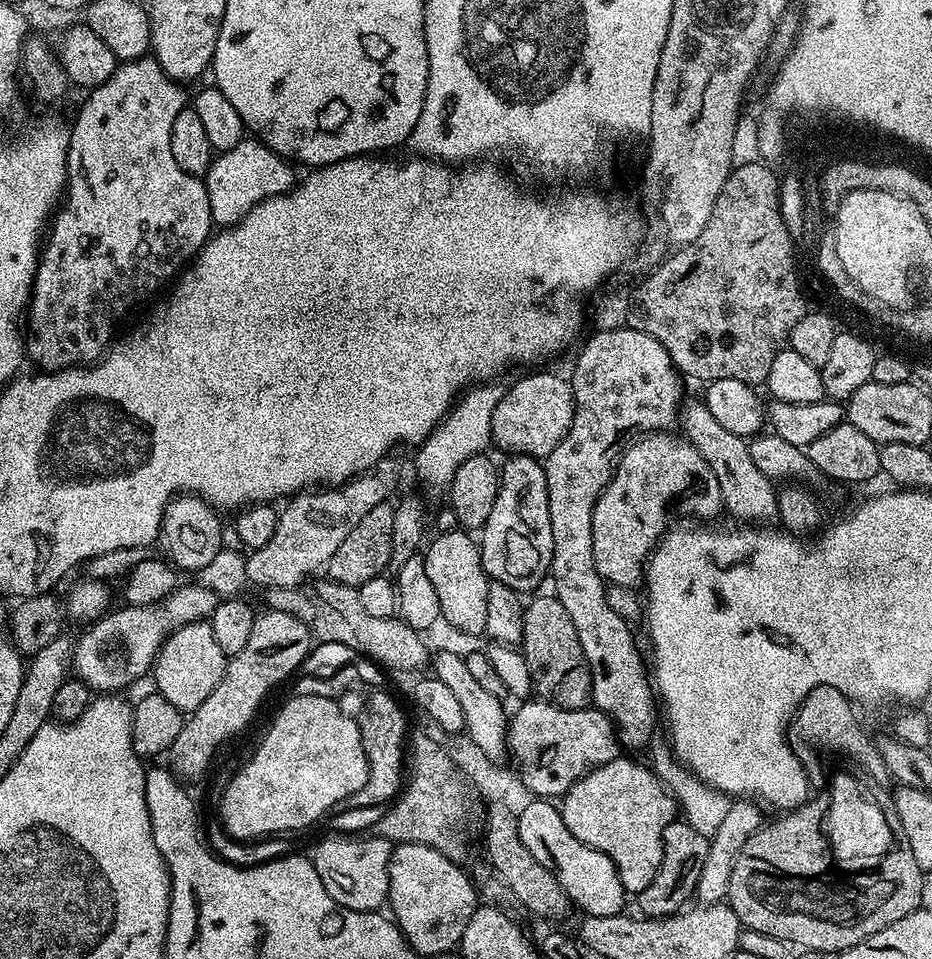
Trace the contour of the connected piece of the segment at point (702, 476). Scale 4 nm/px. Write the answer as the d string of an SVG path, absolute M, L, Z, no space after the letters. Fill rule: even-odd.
M675 431L649 432L633 439L625 447L621 457L616 461L616 470L612 480L604 489L594 506L592 519L592 545L594 546L594 566L598 574L604 577L609 585L617 584L620 588L632 588L643 581L648 557L652 549L660 543L660 537L669 531L668 508L680 508L692 516L701 516L701 521L708 522L711 516L722 512L720 487L718 478L714 478L714 470L702 458L695 444L690 443L683 435Z

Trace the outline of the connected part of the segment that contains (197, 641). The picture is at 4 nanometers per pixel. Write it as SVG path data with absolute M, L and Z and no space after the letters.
M198 620L183 625L166 636L156 656L155 691L180 712L191 714L195 708L202 706L202 702L206 702L206 698L210 698L210 694L214 694L214 688L222 682L225 663L224 651L214 639L211 623Z

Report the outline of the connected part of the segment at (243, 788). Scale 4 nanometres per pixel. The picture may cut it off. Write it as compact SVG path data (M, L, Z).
M293 695L272 720L264 741L256 748L252 761L241 767L219 797L223 831L230 837L251 841L269 834L288 834L291 828L312 824L323 812L339 805L354 790L362 790L368 777L368 763L360 737L360 725L351 720L334 700L317 696Z

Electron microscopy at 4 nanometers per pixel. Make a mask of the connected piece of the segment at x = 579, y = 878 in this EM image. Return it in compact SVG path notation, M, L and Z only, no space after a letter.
M533 798L516 821L518 838L522 838L526 850L530 850L530 854L534 854L534 858L538 858L538 862L542 862L542 866L546 866L546 870L558 878L569 901L575 907L577 904L584 916L619 916L625 911L626 893L614 862L610 862L602 850L594 850L594 846L586 846L586 842L574 838L559 807L551 799Z

